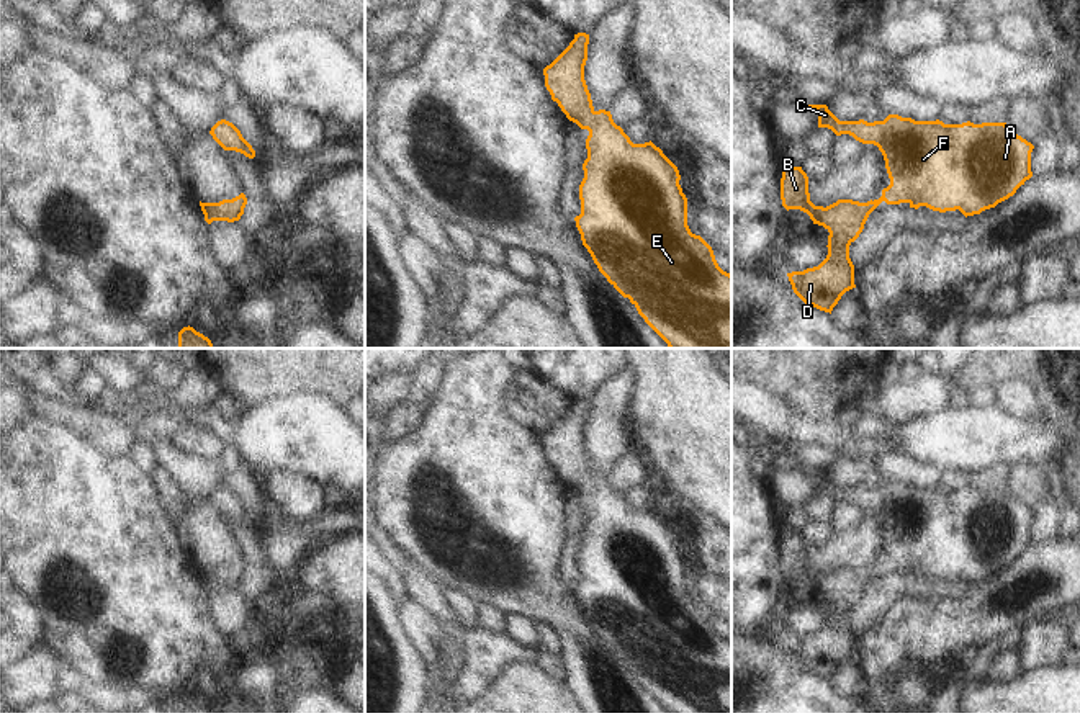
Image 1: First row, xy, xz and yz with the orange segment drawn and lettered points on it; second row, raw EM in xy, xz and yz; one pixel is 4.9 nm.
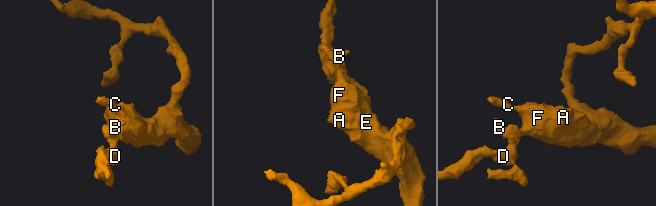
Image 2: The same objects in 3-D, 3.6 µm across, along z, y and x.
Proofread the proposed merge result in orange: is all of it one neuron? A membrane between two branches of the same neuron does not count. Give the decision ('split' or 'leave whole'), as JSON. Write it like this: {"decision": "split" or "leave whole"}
{"decision": "leave whole"}

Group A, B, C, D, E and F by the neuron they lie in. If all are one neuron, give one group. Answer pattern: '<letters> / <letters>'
A B C D E F

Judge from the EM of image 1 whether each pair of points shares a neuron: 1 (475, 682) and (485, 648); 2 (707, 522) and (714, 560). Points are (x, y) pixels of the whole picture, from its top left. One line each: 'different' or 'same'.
1: same
2: same

